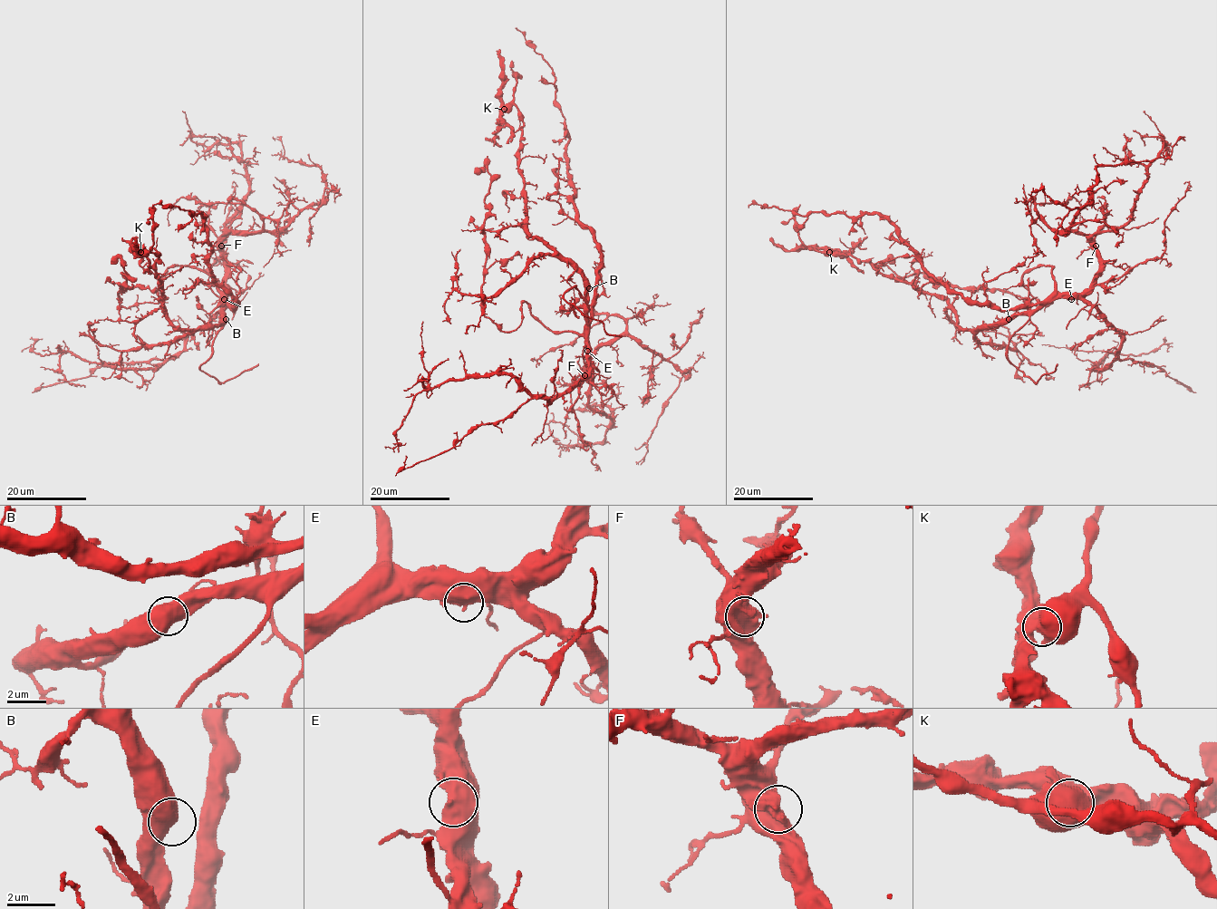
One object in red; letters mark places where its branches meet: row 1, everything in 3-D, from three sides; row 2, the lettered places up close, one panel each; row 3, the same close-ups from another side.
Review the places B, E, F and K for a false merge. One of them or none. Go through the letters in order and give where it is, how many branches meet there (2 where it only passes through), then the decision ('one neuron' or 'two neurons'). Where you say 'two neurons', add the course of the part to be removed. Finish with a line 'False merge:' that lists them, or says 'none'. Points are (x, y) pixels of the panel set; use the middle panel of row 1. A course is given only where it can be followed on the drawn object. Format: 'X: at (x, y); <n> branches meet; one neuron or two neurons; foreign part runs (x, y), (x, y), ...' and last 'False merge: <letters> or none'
B: at (589, 288); 1 branches meet; one neuron
E: at (587, 351); 1 branches meet; one neuron
F: at (584, 375); 1 branches meet; one neuron
K: at (504, 109); 1 branches meet; two neurons; foreign part runs (504, 109), (501, 100), (503, 63), (496, 51)
False merge: K

